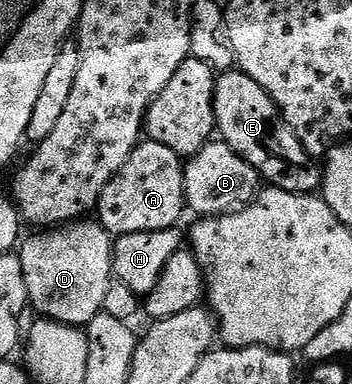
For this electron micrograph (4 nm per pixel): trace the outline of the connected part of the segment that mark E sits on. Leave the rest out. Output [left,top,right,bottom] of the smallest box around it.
[214,69,322,194]

